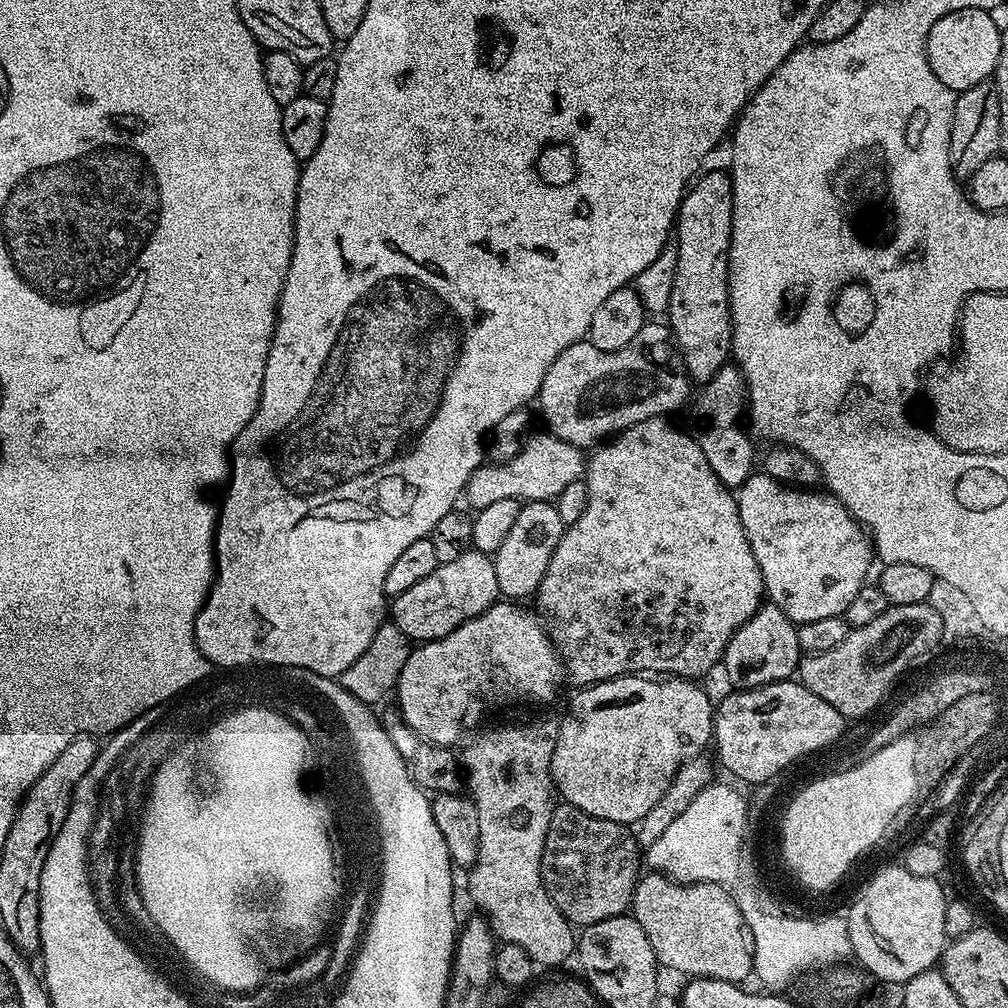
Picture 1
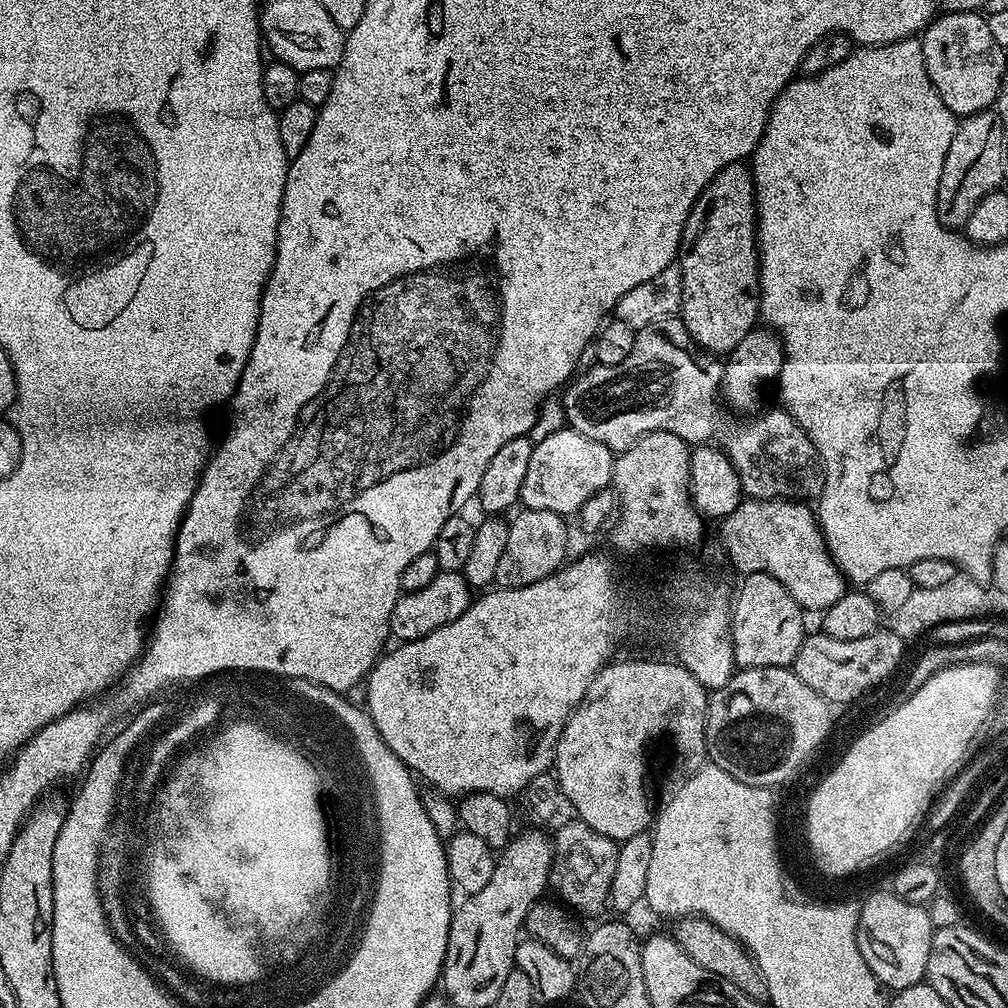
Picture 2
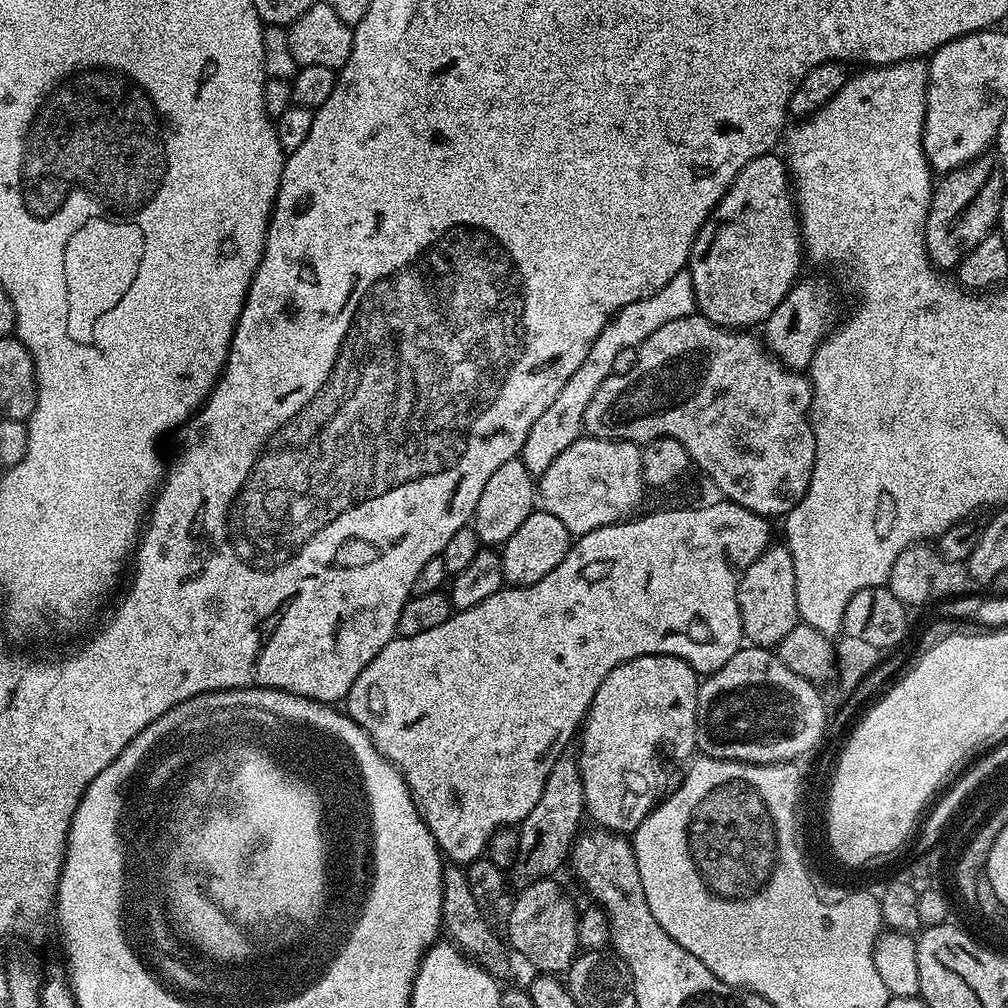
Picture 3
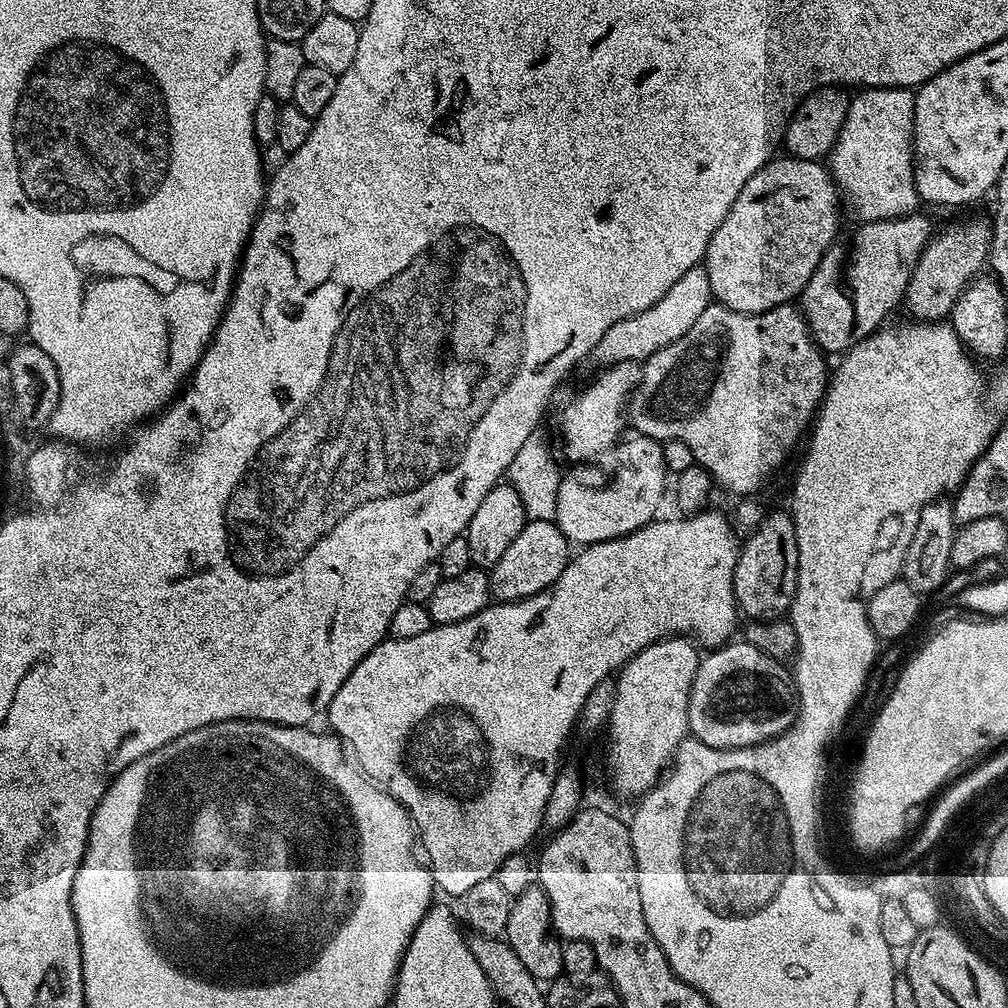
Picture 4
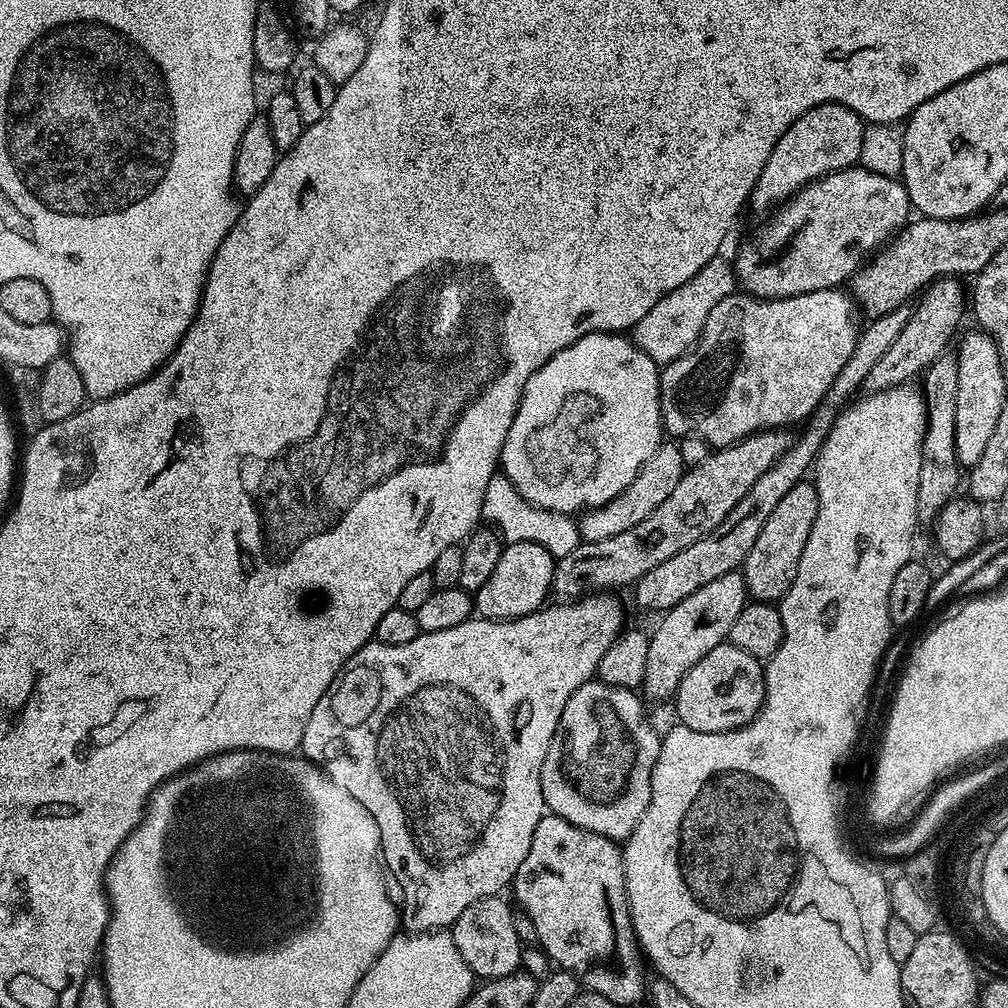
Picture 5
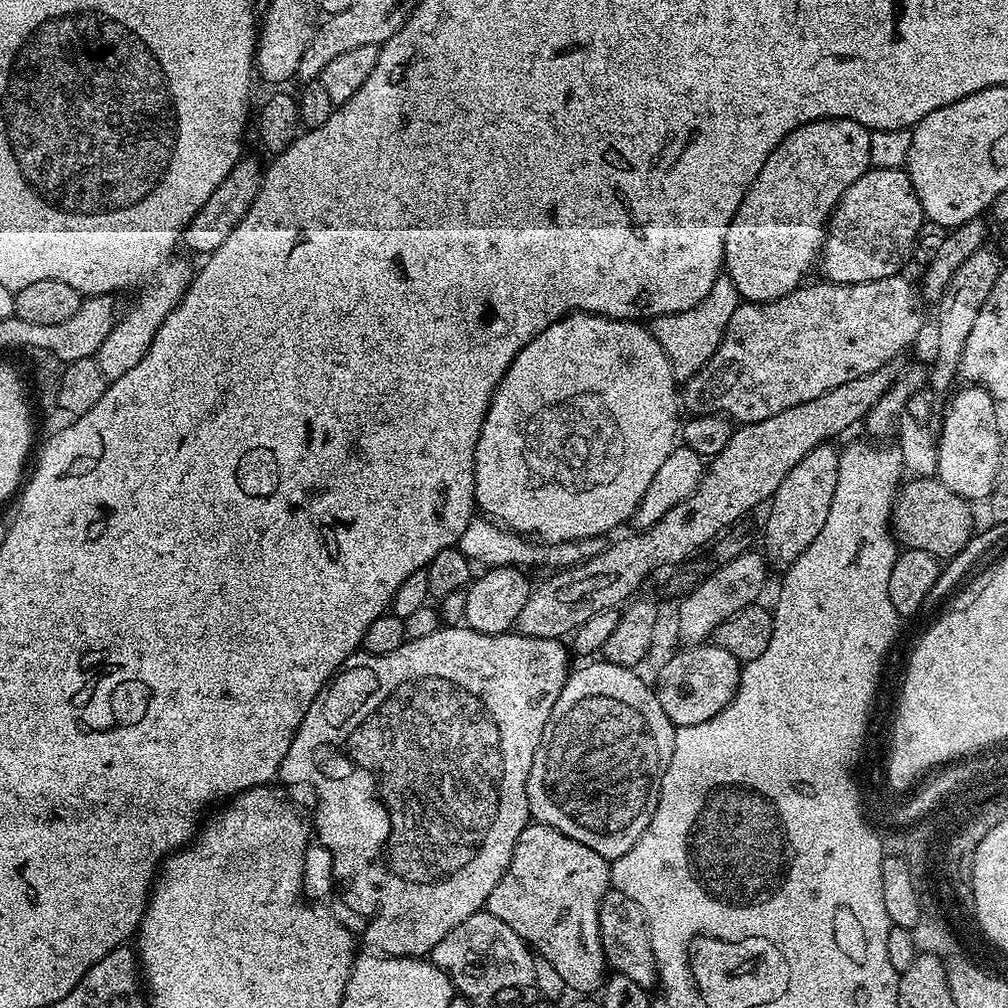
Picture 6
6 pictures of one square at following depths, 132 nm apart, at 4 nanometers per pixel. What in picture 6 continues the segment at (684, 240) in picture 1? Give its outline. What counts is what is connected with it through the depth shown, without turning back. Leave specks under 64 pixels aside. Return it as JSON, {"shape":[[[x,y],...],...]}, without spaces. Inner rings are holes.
{"shape":[[[869,167],[862,178],[858,178],[858,182],[854,182],[854,186],[850,186],[846,194],[842,194],[838,206],[832,211],[824,246],[818,257],[819,271],[824,271],[823,279],[833,284],[874,282],[897,275],[920,236],[920,227],[925,227],[925,224],[924,211],[918,202],[918,194],[914,194],[914,186],[907,171],[904,168]]]}

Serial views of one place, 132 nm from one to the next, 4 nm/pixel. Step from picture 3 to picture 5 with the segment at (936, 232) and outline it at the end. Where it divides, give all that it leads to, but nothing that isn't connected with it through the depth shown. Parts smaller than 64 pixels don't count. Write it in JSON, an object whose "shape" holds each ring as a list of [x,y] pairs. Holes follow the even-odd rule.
{"shape":[[[937,278],[923,289],[922,295],[911,309],[909,321],[898,338],[894,339],[890,350],[886,350],[886,354],[882,354],[880,361],[875,364],[874,370],[866,374],[862,387],[865,393],[899,388],[912,382],[915,376],[917,379],[937,358],[945,355],[947,348],[944,347],[951,340],[964,312],[966,316],[966,288],[960,284],[963,283],[956,278]]]}

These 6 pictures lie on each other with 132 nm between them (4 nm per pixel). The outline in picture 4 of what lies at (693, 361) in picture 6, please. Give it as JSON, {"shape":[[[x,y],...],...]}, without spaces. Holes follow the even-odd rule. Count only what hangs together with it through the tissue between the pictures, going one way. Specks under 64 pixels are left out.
{"shape":[[[697,266],[686,270],[654,306],[634,314],[630,318],[622,318],[622,322],[614,322],[606,334],[594,346],[590,357],[591,363],[600,364],[599,366],[609,366],[620,362],[630,362],[631,360],[643,362],[648,357],[653,356],[658,350],[670,346],[670,342],[678,342],[702,318],[702,310],[706,310],[708,304],[713,303],[712,291],[710,290],[710,278],[702,266]]]}

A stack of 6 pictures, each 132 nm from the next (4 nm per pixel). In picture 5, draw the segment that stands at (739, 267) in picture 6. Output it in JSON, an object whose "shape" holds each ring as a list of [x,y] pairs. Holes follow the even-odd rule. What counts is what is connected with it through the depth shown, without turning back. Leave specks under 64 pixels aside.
{"shape":[[[823,104],[806,110],[806,114],[802,114],[802,118],[792,123],[782,138],[778,138],[778,146],[770,150],[770,158],[766,158],[766,166],[752,187],[750,208],[767,213],[789,200],[807,184],[831,172],[853,167],[862,154],[865,127],[865,121],[858,113],[841,104]]]}

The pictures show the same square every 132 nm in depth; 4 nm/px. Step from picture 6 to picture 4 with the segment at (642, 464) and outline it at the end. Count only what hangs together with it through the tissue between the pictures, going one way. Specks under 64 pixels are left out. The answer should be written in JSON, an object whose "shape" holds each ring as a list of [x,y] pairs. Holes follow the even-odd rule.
{"shape":[[[609,367],[601,371],[601,376],[589,386],[585,392],[580,392],[564,408],[564,417],[560,420],[560,436],[564,439],[564,456],[568,462],[588,462],[601,452],[607,453],[621,439],[620,431],[626,428],[626,401],[629,397],[628,380],[620,376],[620,372],[611,372]]]}

